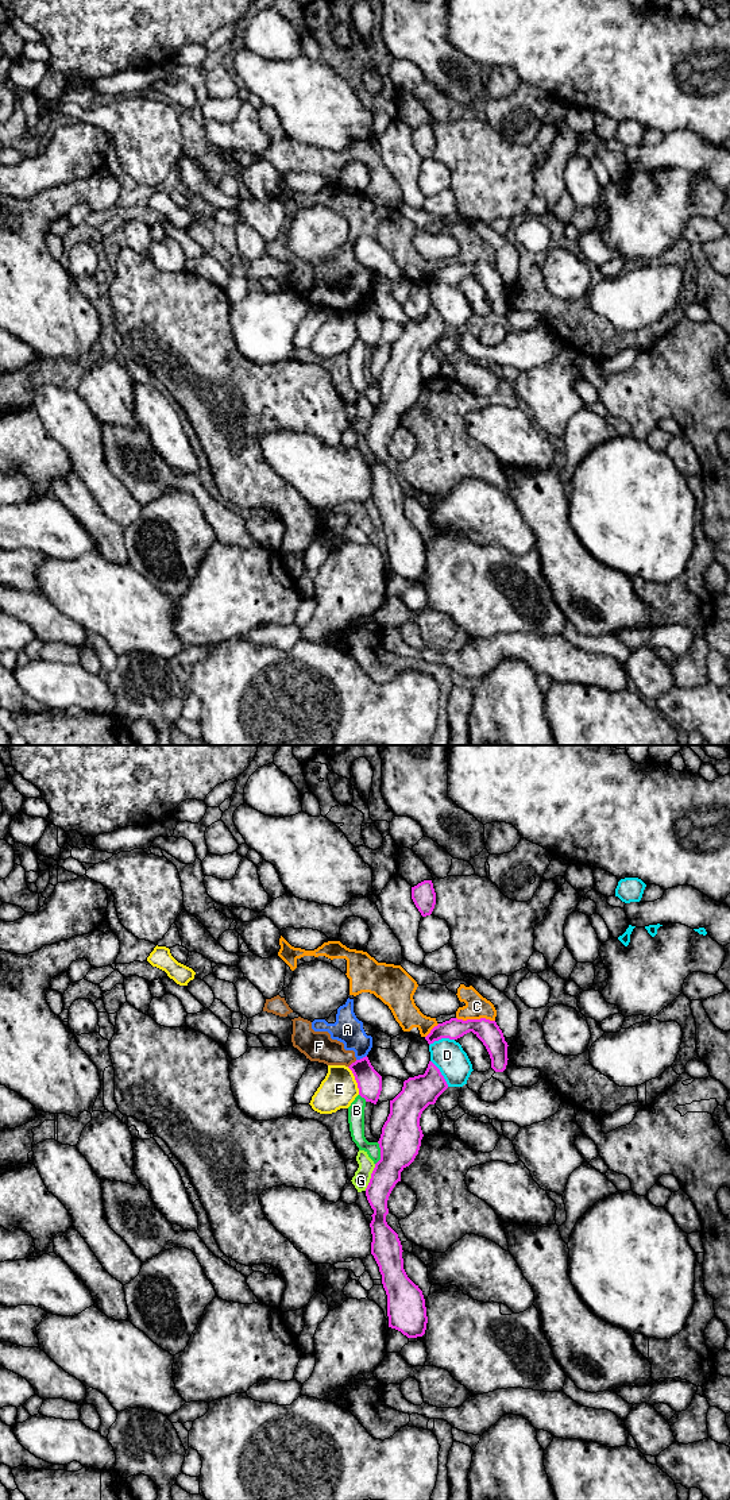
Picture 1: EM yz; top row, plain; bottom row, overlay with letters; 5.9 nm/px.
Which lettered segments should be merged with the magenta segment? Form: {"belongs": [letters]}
{"belongs": []}

